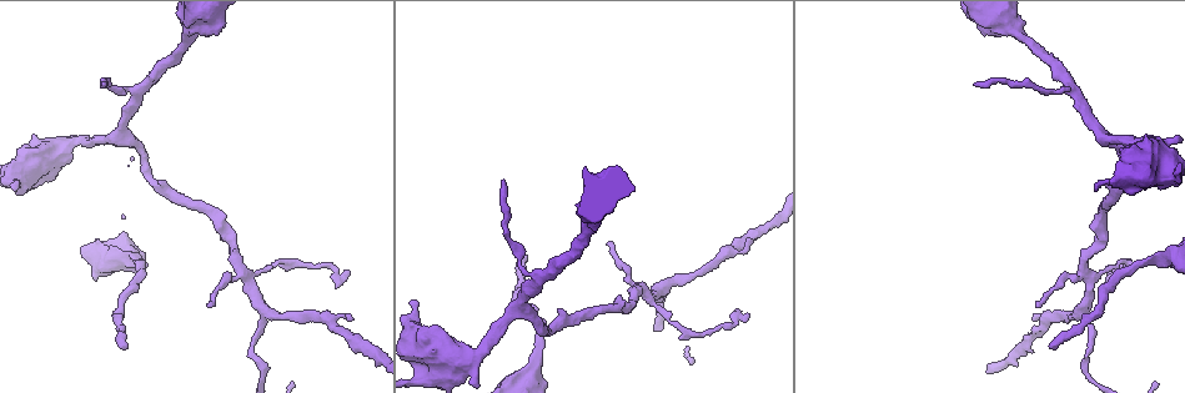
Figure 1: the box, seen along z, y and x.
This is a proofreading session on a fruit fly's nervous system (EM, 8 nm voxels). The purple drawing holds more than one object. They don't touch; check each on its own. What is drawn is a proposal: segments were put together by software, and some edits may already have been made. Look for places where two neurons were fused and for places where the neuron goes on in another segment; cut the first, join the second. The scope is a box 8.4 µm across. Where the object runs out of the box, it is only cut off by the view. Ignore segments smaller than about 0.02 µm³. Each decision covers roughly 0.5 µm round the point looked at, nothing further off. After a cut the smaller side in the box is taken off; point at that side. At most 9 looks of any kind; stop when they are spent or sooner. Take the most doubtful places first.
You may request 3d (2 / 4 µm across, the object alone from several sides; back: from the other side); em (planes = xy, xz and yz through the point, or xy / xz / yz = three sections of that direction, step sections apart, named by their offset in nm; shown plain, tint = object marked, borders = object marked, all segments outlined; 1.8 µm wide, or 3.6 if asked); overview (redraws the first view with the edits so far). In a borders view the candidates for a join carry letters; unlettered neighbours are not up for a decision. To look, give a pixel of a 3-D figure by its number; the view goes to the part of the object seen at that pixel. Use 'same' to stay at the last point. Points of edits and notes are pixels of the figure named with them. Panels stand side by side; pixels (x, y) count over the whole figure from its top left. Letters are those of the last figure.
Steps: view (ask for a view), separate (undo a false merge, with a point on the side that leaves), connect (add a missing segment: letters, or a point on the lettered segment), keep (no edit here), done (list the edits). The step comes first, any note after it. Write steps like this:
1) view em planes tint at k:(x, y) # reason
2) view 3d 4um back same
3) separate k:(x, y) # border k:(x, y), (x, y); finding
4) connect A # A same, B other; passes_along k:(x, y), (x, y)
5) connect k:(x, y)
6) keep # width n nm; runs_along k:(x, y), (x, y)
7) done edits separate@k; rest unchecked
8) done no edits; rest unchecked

view 3d 4um at 1:(527, 256) # branch stops here

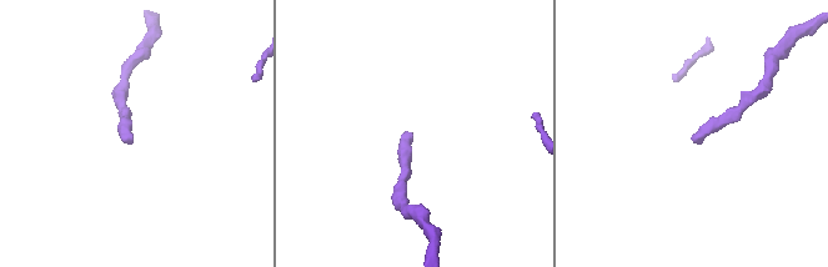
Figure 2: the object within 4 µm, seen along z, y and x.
view em planes borders at 2:(128, 135)

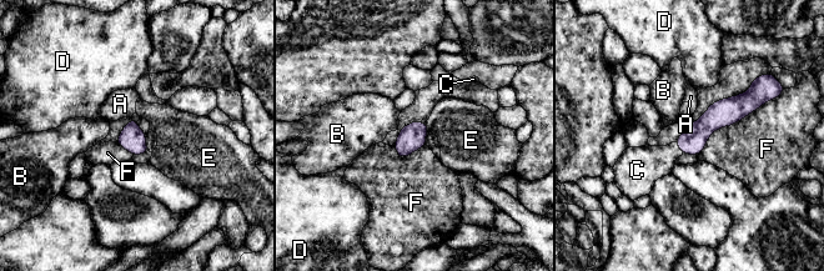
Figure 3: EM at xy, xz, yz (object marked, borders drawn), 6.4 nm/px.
connect C # A other, B other, C same, D other, E other, F other; passes_along 3:(692, 141), (679, 147), (647, 164); it goes on there

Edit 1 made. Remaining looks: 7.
view em planes borders at 1:(106, 85) # tapers out

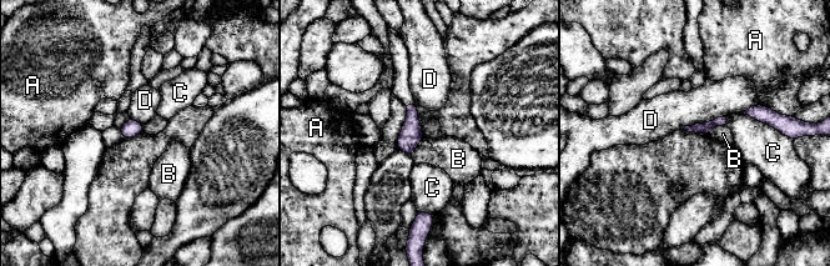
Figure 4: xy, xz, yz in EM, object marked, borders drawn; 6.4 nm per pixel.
keep # width 80 nm; A other, B other, C other, D other; border 4:(727, 125), (715, 125), (709, 134); no lettered segment goes on from it

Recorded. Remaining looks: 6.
view em xy step 16 borders at 1:(338, 287)

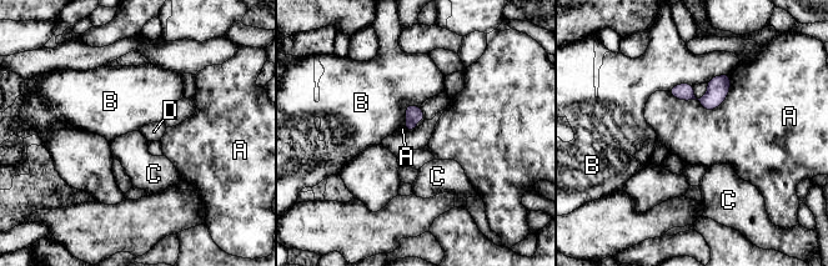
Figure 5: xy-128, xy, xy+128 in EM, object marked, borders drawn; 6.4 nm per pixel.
view em planes borders same # another direction

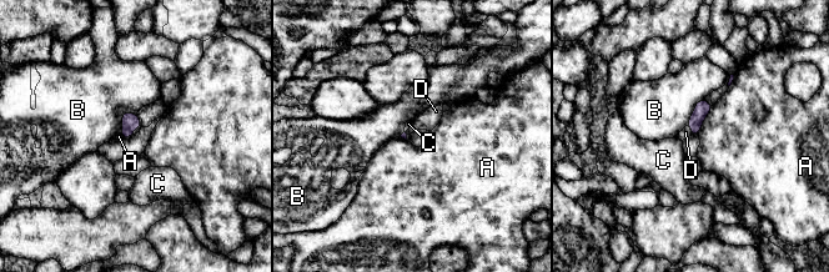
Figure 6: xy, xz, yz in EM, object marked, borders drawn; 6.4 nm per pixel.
keep # A other, B other, C other, D other; border 6:(687, 125), (691, 135); none of them fits

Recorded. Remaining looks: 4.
view em 3.6um planes tint at 1:(525, 377) # calibre changes

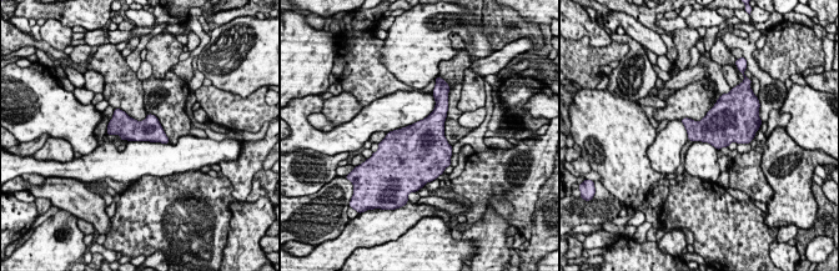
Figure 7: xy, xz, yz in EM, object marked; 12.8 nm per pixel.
view em 3.6um planes borders same

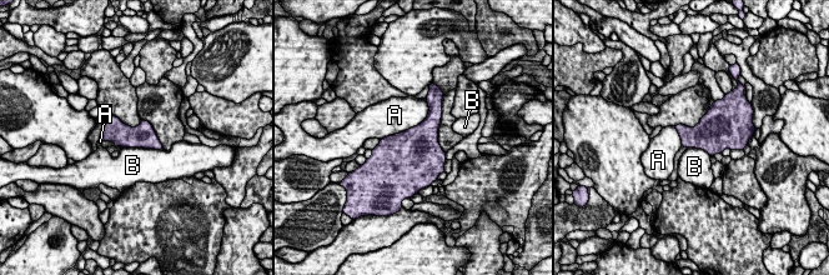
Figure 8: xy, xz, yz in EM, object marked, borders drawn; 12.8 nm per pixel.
keep # A other, B other; one neuron here

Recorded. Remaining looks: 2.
done edits connect@3; rest unchecked

